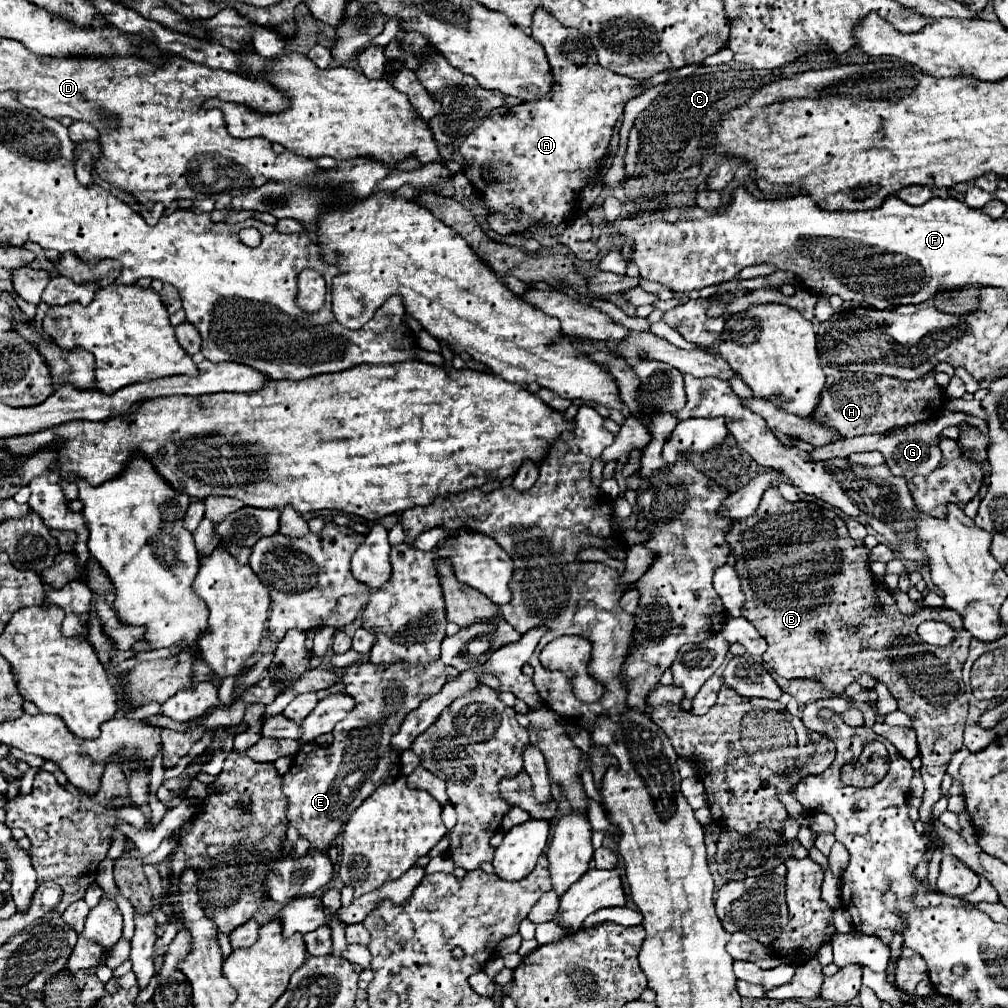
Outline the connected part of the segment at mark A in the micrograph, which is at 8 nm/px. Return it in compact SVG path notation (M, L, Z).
M541 7L535 9L531 37L537 39L547 53L555 91L551 93L551 97L519 103L507 113L495 113L491 117L485 117L483 123L459 147L459 153L465 159L467 179L471 183L485 185L475 191L491 209L487 216L489 227L501 235L521 233L529 225L539 221L555 225L573 213L573 207L577 205L575 199L585 187L587 177L599 167L599 159L603 157L609 145L613 125L623 113L625 103L639 95L639 81L601 67L597 63L591 41L579 29L561 25L553 15L547 15L547 11Z

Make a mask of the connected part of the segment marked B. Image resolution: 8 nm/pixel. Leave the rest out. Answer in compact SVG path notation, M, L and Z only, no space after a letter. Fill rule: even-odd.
M769 487L763 493L757 511L747 519L735 521L735 525L727 533L727 541L737 557L737 573L745 577L743 591L747 595L747 603L741 615L749 619L769 643L763 661L785 679L813 679L835 695L841 695L847 685L857 683L859 677L867 673L889 687L893 697L899 701L899 711L911 717L913 729L917 733L919 757L923 761L921 775L925 783L925 795L919 815L921 821L927 825L931 819L931 807L941 797L941 779L947 771L947 765L953 753L963 747L965 711L969 709L969 703L965 697L965 687L961 687L961 669L967 659L971 635L963 629L961 615L947 607L921 607L917 615L901 615L891 591L875 581L869 567L869 549L865 547L865 543L853 541L847 533L845 523L837 523L837 519L835 523L829 521L827 525L825 515L837 513L823 513L823 507L809 501L789 503L779 495L775 487ZM809 523L813 523L813 537L817 537L813 539L813 543L809 543ZM927 619L951 625L955 631L953 643L947 647L935 647L903 633L915 631L915 627ZM851 627L855 627L857 631L851 633Z

